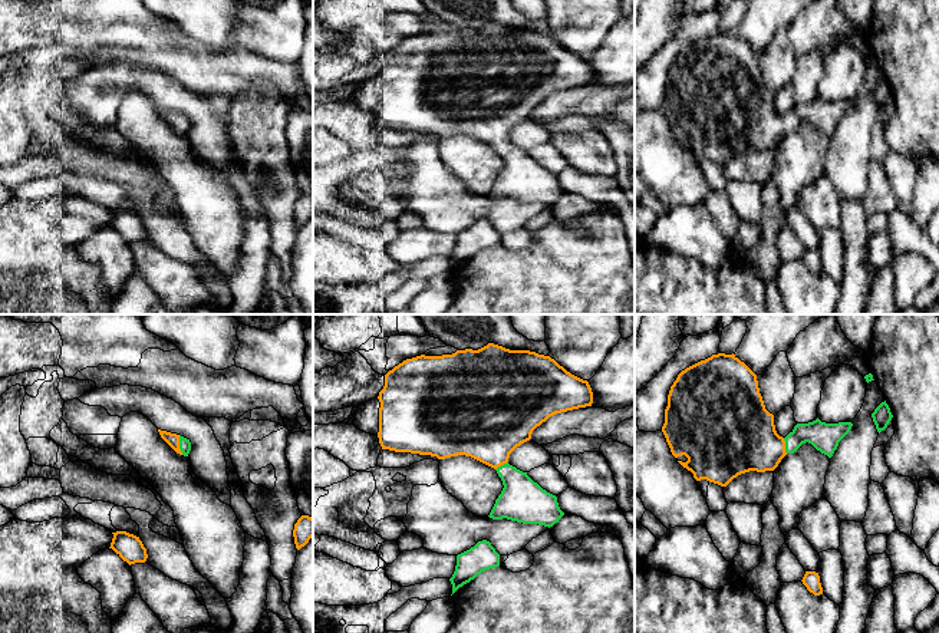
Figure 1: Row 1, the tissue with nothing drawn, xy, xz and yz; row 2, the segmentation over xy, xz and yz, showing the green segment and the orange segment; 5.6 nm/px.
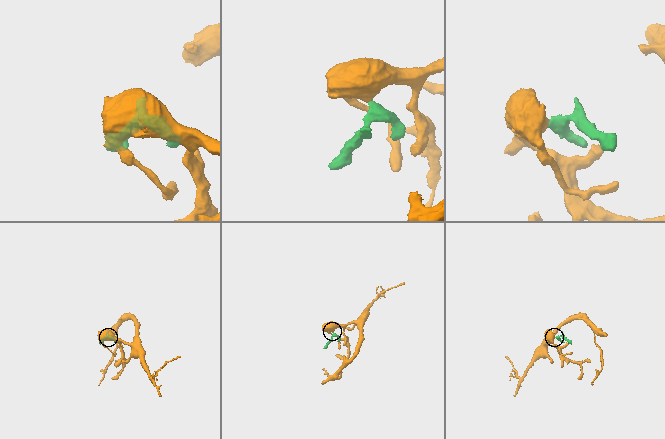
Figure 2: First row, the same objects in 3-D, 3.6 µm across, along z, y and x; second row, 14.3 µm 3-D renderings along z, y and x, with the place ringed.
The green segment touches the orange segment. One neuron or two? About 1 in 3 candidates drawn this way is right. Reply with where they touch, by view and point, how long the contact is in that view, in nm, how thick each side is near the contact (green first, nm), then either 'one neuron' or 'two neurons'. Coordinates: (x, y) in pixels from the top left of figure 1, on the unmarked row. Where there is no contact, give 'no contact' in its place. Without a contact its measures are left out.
xy (180, 124) | 110 nm | 60/80 nm | one neuron

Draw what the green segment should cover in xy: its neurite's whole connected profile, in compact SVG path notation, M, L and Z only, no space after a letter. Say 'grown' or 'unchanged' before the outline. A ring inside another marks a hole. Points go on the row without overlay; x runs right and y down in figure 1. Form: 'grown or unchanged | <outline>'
grown | M158 108L161 116L179 133L188 135L190 129L191 129L191 121L190 118L177 113L177 112L171 112L167 109L161 109Z

